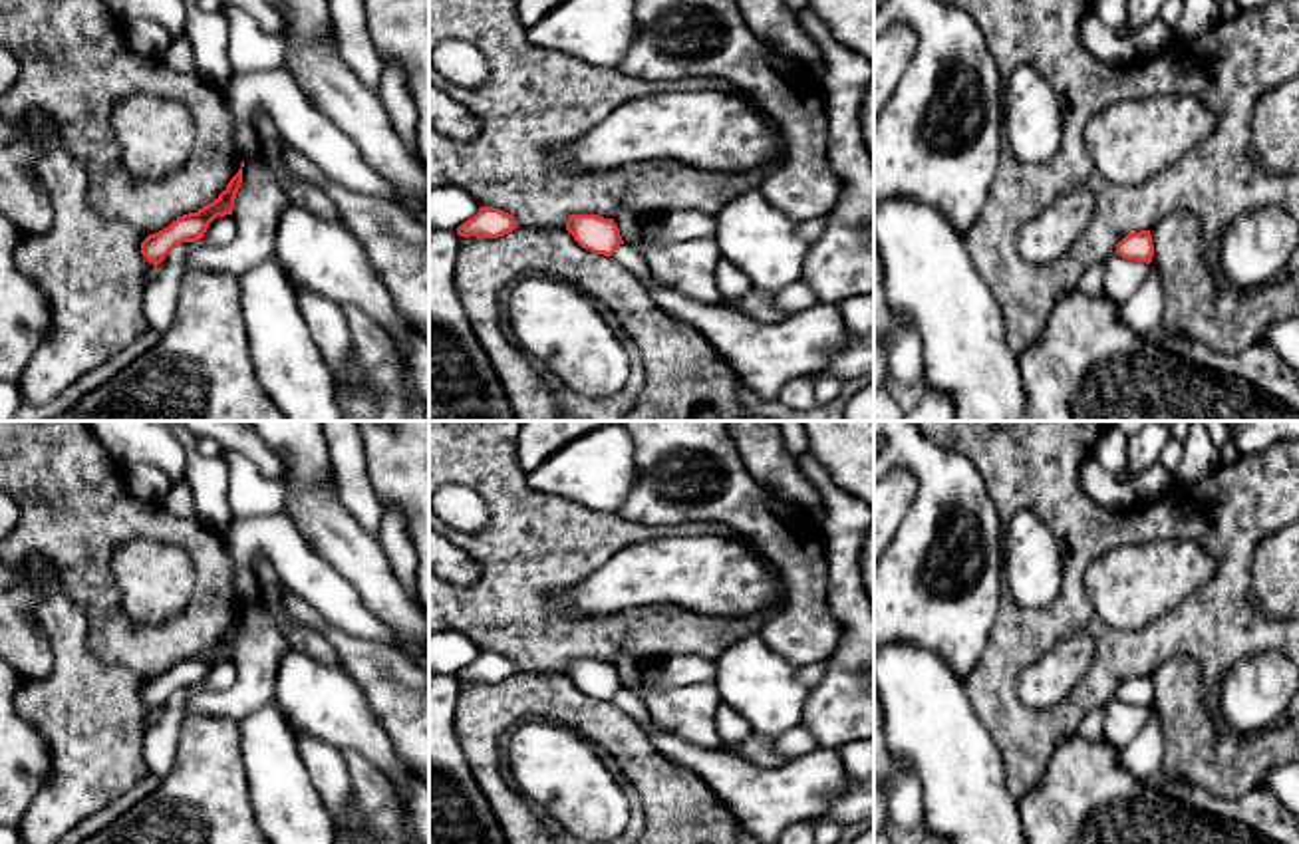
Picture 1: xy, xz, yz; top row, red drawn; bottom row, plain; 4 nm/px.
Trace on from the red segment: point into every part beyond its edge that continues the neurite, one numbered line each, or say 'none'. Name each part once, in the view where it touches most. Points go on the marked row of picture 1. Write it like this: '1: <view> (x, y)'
none

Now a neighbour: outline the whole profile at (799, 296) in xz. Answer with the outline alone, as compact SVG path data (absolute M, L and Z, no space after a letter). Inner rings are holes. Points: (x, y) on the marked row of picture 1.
M798 280L798 282L787 286L785 290L781 290L775 298L775 304L785 314L796 314L796 312L808 310L820 302L808 284L804 280Z

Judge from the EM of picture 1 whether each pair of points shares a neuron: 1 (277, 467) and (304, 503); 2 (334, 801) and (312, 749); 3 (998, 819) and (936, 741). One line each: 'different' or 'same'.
1: different
2: same
3: same

